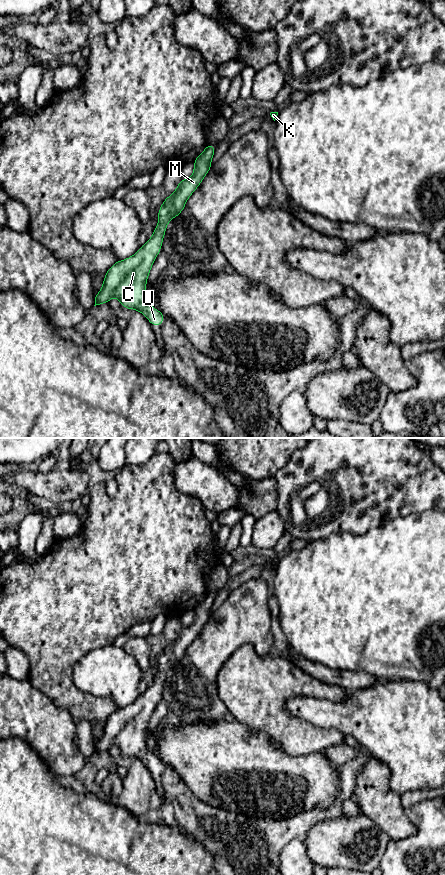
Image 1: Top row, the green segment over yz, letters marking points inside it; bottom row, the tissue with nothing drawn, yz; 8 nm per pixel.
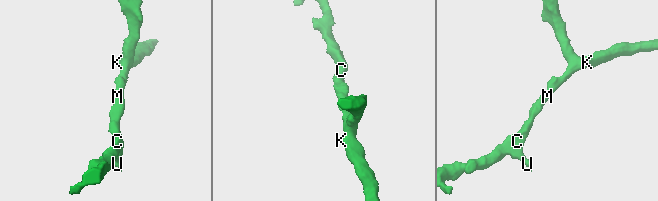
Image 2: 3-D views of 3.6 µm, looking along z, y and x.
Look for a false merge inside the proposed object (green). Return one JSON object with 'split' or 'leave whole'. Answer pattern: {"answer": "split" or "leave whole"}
{"answer": "leave whole"}

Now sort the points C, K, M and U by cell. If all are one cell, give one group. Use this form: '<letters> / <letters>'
C K M U

